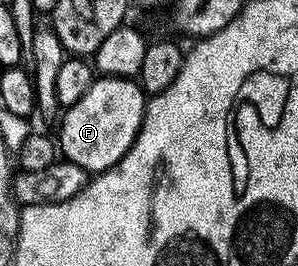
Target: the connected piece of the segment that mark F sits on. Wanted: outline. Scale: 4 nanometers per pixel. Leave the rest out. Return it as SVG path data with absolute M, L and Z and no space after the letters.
M118 76L95 79L88 94L76 106L65 109L62 129L56 132L61 155L91 174L106 172L113 164L119 164L142 129L147 99L141 84L133 79L122 80Z

